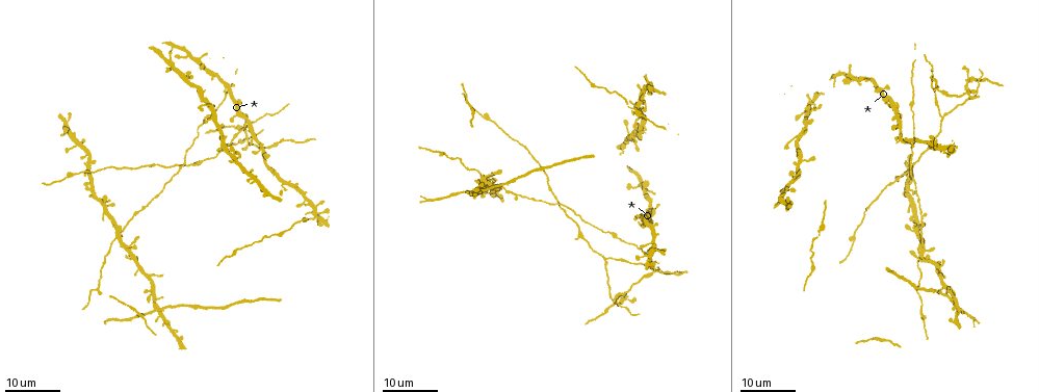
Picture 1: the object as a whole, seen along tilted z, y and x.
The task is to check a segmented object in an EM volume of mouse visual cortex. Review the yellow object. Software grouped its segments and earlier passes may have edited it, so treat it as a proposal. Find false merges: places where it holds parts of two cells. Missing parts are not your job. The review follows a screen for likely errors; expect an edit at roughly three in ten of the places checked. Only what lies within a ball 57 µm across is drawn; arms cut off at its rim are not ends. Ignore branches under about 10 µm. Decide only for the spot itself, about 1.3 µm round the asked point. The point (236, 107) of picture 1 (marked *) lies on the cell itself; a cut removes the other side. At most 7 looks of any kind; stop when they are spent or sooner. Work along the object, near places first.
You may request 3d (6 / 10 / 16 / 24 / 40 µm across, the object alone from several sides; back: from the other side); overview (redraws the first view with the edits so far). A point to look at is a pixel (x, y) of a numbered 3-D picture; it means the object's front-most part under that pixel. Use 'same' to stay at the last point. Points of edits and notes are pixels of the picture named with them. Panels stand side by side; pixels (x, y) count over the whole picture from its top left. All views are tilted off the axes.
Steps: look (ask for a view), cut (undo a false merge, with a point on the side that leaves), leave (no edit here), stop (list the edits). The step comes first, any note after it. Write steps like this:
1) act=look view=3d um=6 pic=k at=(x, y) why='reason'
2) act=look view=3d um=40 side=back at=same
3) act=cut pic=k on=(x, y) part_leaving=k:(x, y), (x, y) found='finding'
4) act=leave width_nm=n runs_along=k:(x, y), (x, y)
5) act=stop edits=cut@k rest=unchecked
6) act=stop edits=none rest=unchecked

act=look view=3d um=16 pic=1 at=(234, 116)

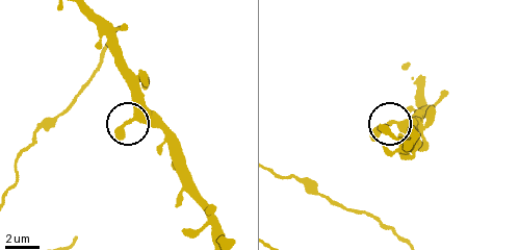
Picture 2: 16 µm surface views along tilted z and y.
act=look view=3d um=10 pic=2 at=(398, 123)

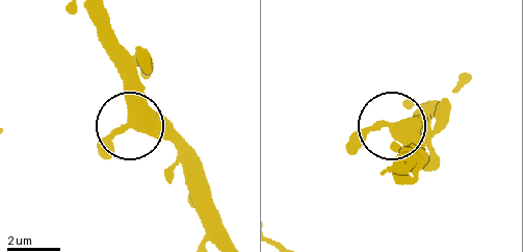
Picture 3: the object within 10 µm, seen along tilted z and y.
act=leave runs_along=3:(127, 87), (131, 123), (192, 146) found='one cell here'

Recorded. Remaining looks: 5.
act=look view=3d um=16 pic=1 at=(562, 210) why='side arm on a straight run'

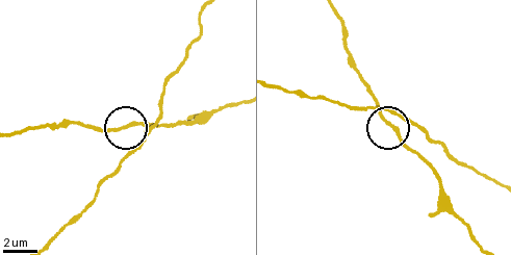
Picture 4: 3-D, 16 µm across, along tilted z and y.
act=look view=3d um=6 pic=4 at=(131, 124) why='zoom in'

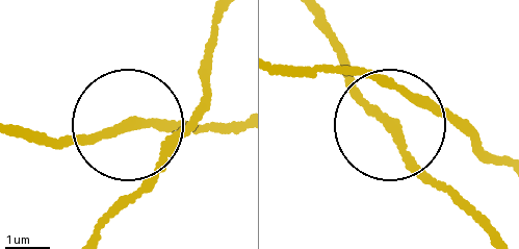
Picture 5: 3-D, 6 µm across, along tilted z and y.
act=leave side_arm_um=33 found='continuous, no second cell'

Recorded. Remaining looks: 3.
act=look view=3d um=24 pic=1 at=(941, 116) why='three arms meet'

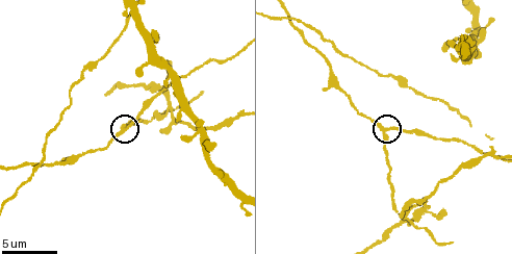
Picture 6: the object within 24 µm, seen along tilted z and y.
act=look view=3d um=6 pic=6 at=(125, 128)

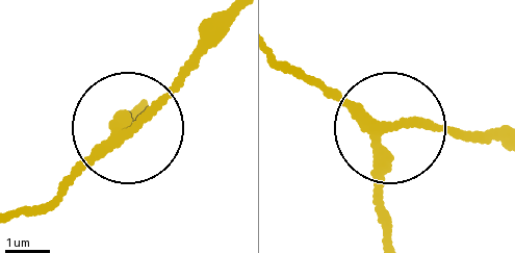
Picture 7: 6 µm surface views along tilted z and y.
act=leave arms=3 runs_along=7:(21, 214), (53, 197), (82, 155), (154, 112), (231, 19) found='all the same cell'

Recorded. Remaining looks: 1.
act=stop edits=none rest=unchecked

